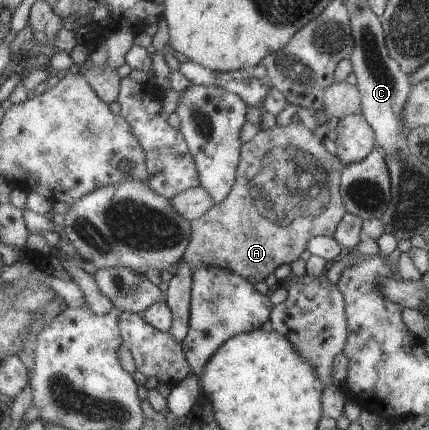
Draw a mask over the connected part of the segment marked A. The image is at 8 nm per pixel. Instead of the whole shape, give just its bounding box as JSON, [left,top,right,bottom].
[180,120,347,285]

